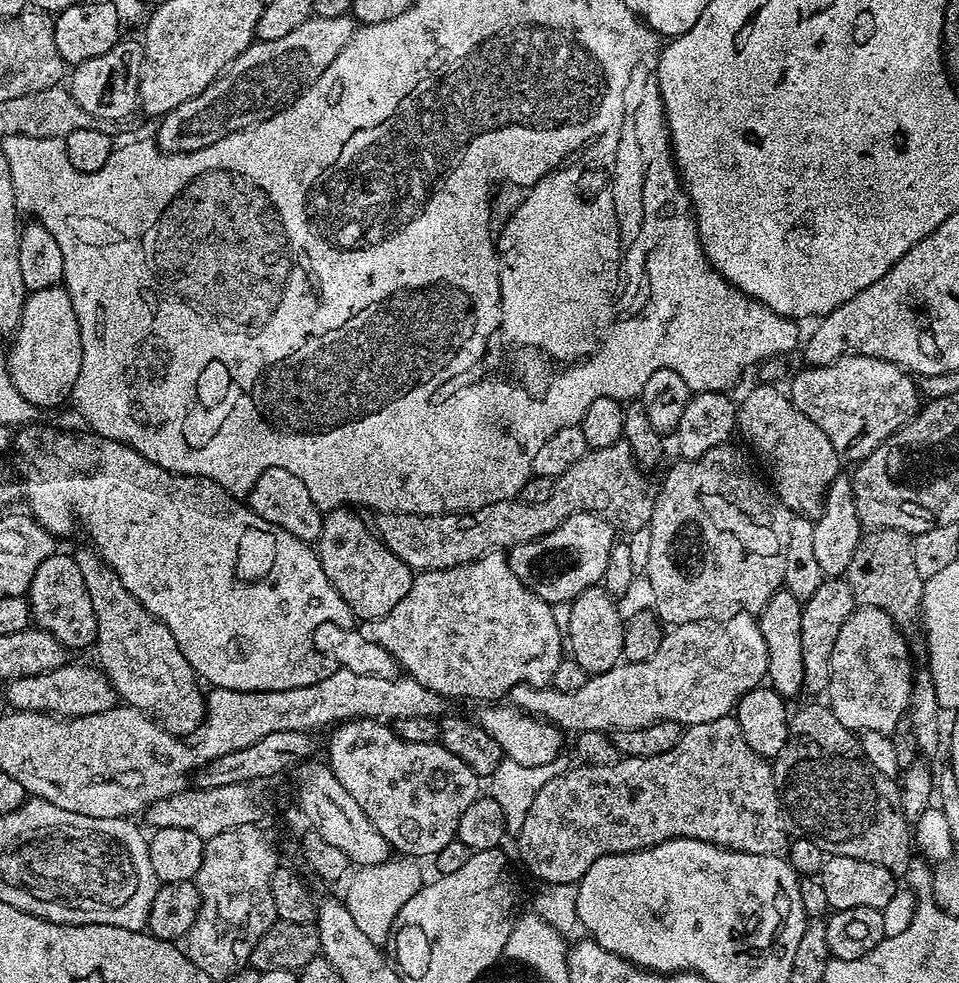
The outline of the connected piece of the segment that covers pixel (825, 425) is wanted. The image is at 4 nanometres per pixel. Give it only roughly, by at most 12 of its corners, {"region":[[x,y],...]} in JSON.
{"region":[[889,360],[801,369],[792,405],[844,462],[865,460],[922,404]]}

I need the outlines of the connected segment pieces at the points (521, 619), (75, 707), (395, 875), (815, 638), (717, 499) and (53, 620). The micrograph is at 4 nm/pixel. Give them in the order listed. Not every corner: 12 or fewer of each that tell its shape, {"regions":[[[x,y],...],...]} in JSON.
{"regions":[[[493,550],[359,625],[426,690],[552,683],[553,605]],[[103,668],[9,680],[7,707],[71,718],[118,704]],[[412,858],[360,866],[342,899],[383,945],[422,887]],[[844,578],[803,601],[803,691],[827,693],[842,622],[858,607]],[[726,443],[655,493],[665,625],[759,614],[789,512]],[[75,555],[46,558],[26,599],[35,627],[91,649],[98,622]]]}

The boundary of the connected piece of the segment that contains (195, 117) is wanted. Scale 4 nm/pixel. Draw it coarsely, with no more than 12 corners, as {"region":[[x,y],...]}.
{"region":[[351,15],[253,42],[159,121],[193,152],[288,108],[342,54]]}

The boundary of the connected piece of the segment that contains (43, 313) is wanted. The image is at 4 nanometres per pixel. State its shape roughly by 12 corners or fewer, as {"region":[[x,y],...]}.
{"region":[[67,287],[31,293],[7,349],[25,405],[76,392],[82,342]]}

